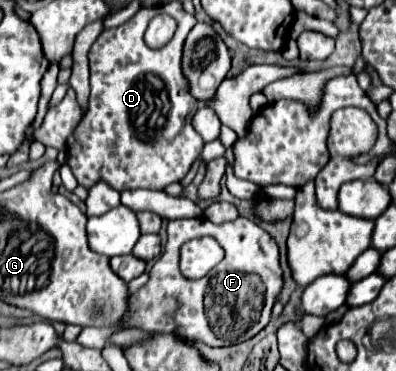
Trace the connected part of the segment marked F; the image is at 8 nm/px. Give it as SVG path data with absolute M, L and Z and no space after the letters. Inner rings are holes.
M238 216L236 220L224 224L212 224L206 218L170 220L166 232L168 240L164 254L150 268L148 282L130 296L122 320L108 328L82 328L78 344L102 350L112 334L128 328L140 328L146 332L176 332L182 338L198 340L208 346L232 346L250 340L268 324L270 310L282 288L282 270L278 264L278 246L266 230L262 230L252 220ZM198 236L214 236L226 250L226 256L208 276L194 282L180 274L178 254L184 242ZM264 302L270 306L264 308Z

